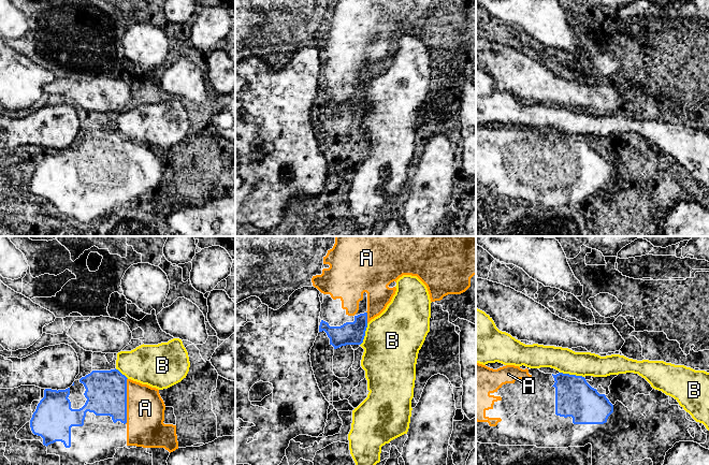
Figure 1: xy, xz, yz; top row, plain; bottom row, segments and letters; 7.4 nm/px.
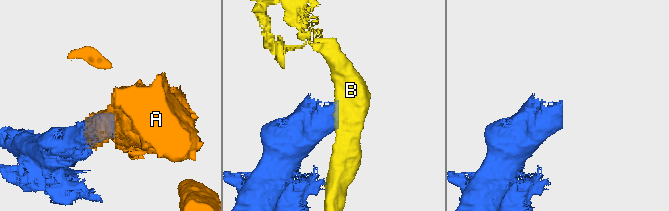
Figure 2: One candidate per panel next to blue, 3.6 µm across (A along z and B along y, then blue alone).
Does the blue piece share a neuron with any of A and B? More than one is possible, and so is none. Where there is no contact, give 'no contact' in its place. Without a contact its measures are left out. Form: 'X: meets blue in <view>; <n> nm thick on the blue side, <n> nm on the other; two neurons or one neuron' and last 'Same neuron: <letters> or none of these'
A: meets blue in xy; 300 nm thick on the blue side, 280 nm on the other; one neuron
B: meets blue in yz; 300 nm thick on the blue side, 190 nm on the other; two neurons
Same neuron: A

